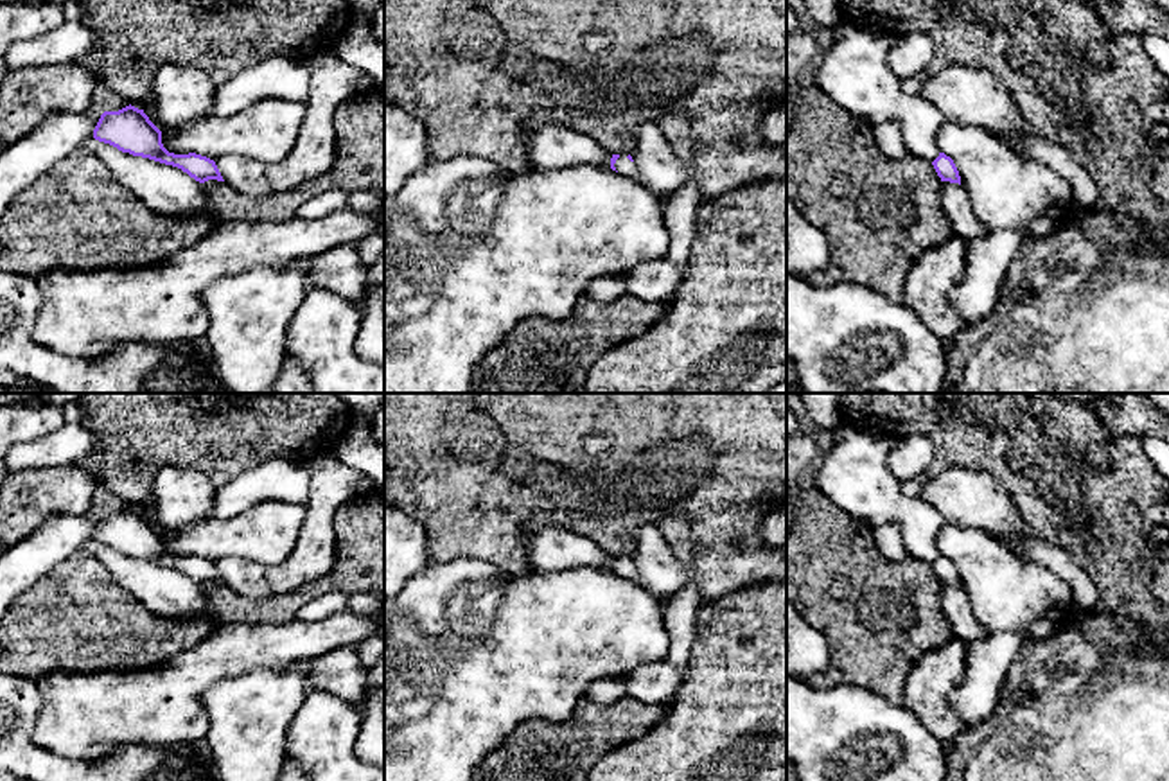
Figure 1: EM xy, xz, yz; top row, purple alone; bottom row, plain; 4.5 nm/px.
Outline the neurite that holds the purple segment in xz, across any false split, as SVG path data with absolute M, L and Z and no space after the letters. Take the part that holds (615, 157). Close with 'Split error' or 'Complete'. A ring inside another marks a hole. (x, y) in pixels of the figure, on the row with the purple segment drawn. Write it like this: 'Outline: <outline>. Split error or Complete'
Outline: M612 154L611 169L641 181L639 172L637 172L636 163L630 154L628 156Z. Split error

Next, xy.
Outline: M131 104L119 111L104 111L93 129L93 138L122 153L178 167L199 183L224 181L214 160L196 153L169 153L162 144L162 131L144 110Z. Complete

